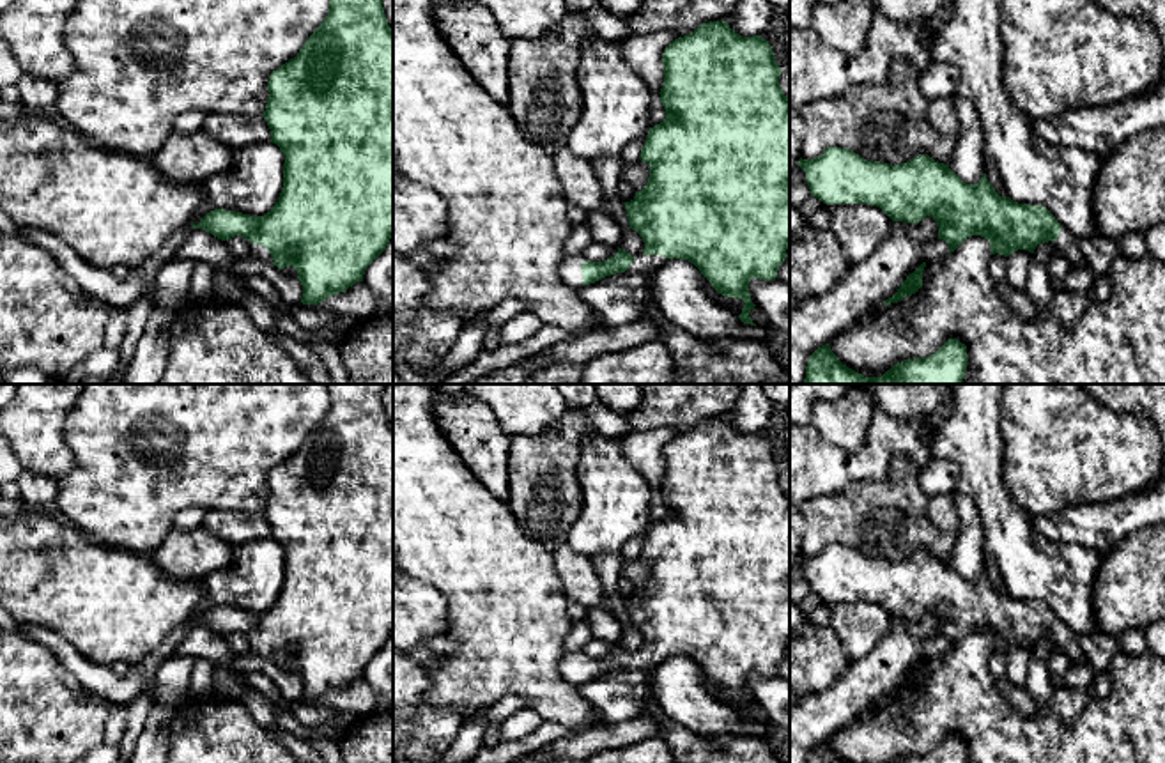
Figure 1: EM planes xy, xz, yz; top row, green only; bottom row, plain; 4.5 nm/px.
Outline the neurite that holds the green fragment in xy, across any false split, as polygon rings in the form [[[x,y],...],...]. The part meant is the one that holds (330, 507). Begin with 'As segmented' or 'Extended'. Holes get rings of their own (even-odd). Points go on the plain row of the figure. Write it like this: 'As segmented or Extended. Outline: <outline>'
Extended. Outline: [[[326,384],[329,393],[329,409],[320,423],[308,434],[299,450],[271,469],[267,478],[267,501],[264,515],[271,526],[271,538],[285,552],[283,584],[278,598],[264,613],[250,613],[235,607],[214,605],[207,609],[193,625],[204,625],[221,637],[241,632],[250,637],[250,651],[274,660],[278,666],[292,662],[303,682],[303,701],[319,701],[326,694],[345,689],[356,678],[363,678],[365,666],[386,646],[393,634],[393,427],[388,421],[382,393],[386,384]]]

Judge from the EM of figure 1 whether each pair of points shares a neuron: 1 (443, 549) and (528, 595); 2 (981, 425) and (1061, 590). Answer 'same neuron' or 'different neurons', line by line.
1: same neuron
2: same neuron

